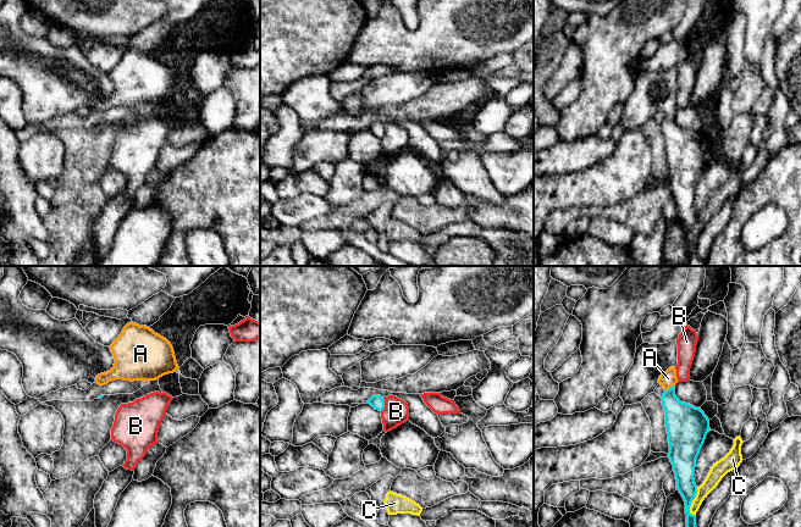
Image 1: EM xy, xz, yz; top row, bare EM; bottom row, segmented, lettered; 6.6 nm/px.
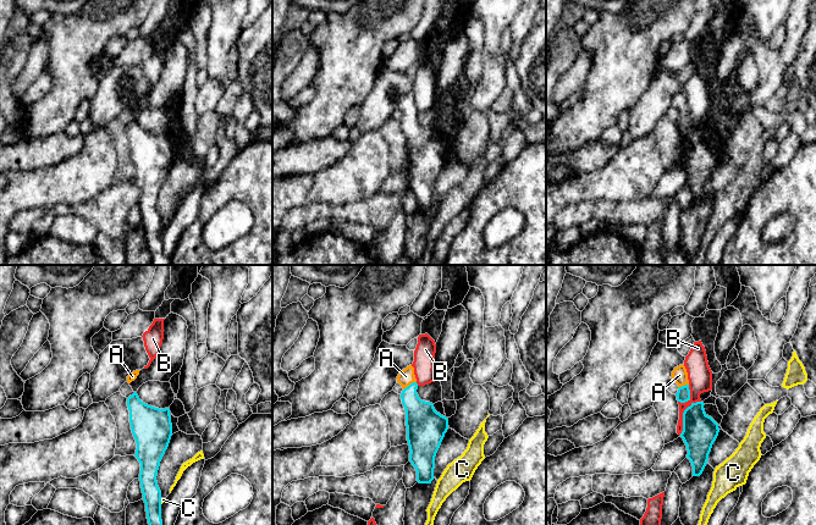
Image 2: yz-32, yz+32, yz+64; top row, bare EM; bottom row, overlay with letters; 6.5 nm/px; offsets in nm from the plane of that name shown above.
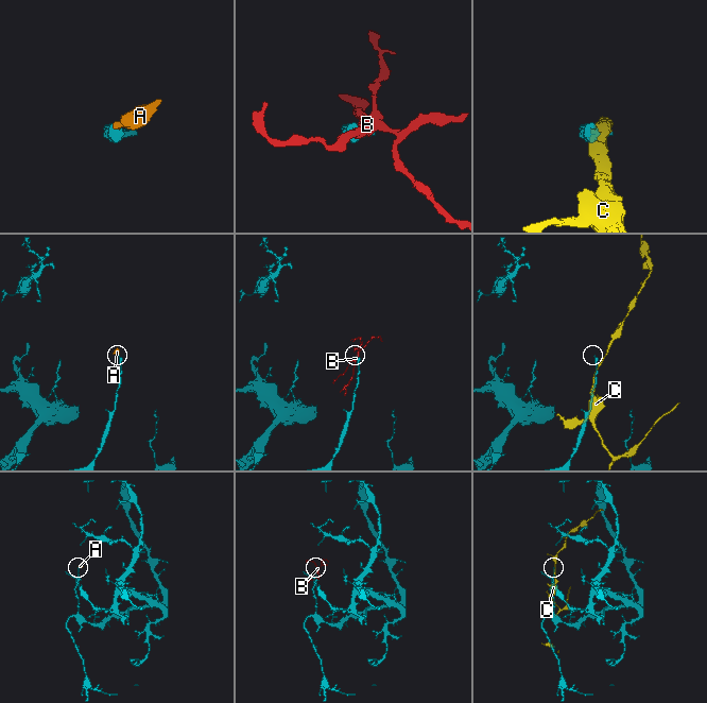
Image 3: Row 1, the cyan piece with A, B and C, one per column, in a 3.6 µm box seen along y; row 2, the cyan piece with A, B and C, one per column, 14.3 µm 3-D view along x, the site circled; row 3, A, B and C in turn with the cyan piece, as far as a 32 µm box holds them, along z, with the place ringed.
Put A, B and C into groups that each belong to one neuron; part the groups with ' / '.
A / B / C

